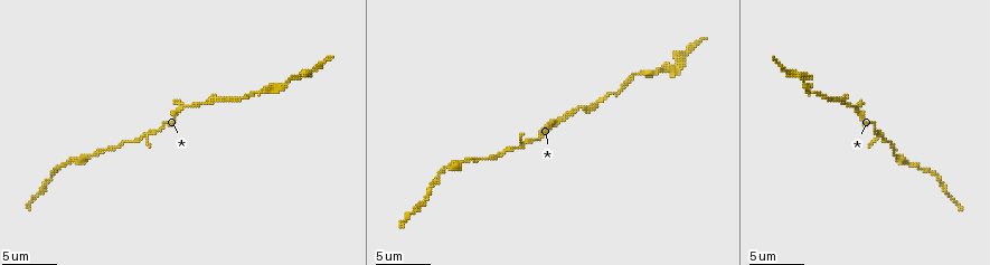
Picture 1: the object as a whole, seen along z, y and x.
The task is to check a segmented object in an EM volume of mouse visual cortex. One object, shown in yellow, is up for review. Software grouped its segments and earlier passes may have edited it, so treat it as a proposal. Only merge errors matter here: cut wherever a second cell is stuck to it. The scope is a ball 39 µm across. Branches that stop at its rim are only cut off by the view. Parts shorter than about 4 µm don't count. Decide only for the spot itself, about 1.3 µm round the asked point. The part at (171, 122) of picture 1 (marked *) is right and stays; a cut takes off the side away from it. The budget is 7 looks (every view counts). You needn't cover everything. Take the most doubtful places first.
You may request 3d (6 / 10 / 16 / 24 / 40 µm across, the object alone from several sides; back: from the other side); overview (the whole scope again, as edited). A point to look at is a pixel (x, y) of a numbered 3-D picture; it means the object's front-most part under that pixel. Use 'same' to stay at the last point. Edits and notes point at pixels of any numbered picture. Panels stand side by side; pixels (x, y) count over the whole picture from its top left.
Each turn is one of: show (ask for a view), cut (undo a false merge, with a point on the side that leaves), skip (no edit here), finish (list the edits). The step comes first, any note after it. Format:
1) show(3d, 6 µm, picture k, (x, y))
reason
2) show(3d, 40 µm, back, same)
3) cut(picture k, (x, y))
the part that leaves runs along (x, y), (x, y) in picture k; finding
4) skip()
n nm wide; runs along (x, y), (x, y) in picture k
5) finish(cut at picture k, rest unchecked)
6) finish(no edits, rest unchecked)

show(3d, 6 µm, picture 1, (71, 158))

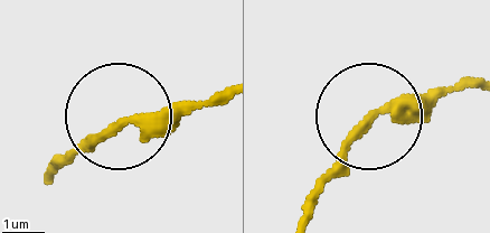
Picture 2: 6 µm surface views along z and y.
skip()
runs along (224, 87), (191, 105), (121, 117), (56, 159) in picture 2; continuous, no second cell

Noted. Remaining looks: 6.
show(3d, 6 µm, picture 1, (138, 140))
sudden change in width

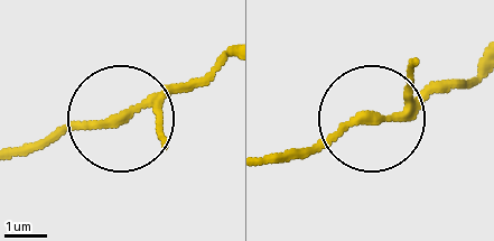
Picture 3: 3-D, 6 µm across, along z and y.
skip()
3 arms; runs along (221, 61), (113, 118), (17, 146) in picture 3; one cell here

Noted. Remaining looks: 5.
show(3d, 16 µm, picture 1, (636, 76))
calibre changes

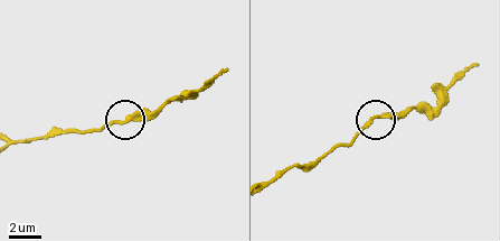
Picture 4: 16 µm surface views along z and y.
show(3d, 16 µm, back, picture 4, (375, 115))

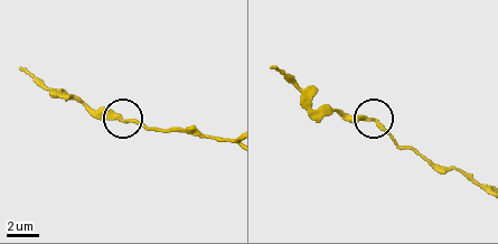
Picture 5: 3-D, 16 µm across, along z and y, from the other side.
skip()
all the same cell

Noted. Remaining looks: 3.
finish(no edits, rest unchecked)

